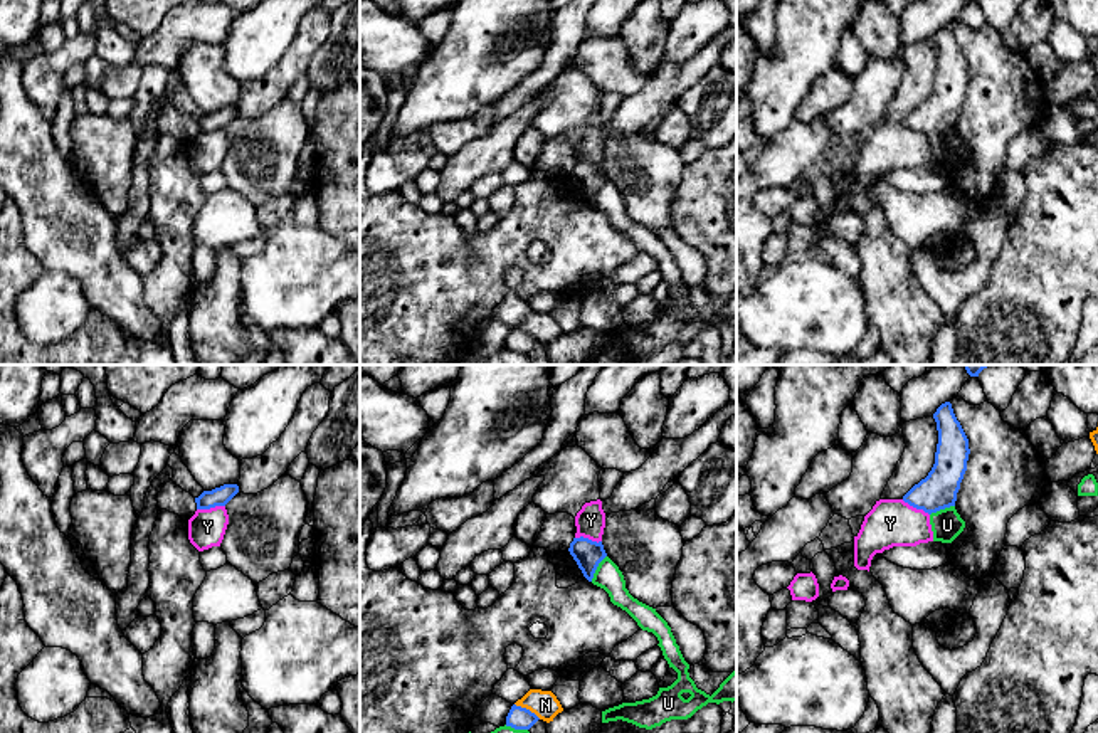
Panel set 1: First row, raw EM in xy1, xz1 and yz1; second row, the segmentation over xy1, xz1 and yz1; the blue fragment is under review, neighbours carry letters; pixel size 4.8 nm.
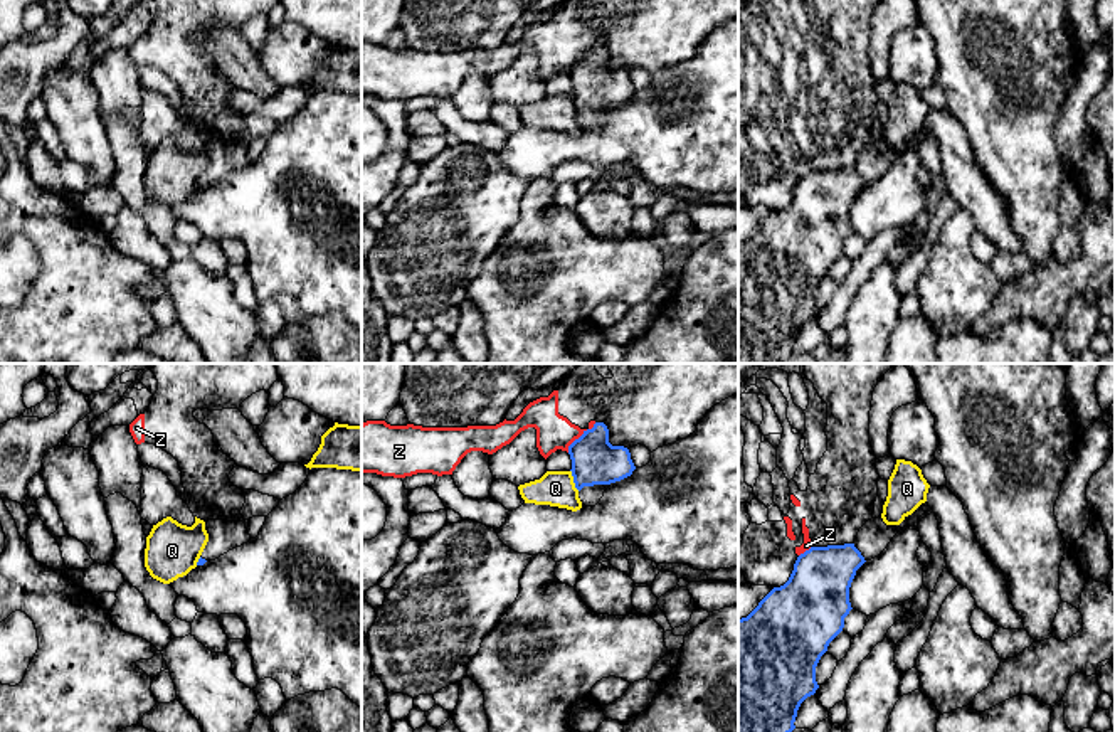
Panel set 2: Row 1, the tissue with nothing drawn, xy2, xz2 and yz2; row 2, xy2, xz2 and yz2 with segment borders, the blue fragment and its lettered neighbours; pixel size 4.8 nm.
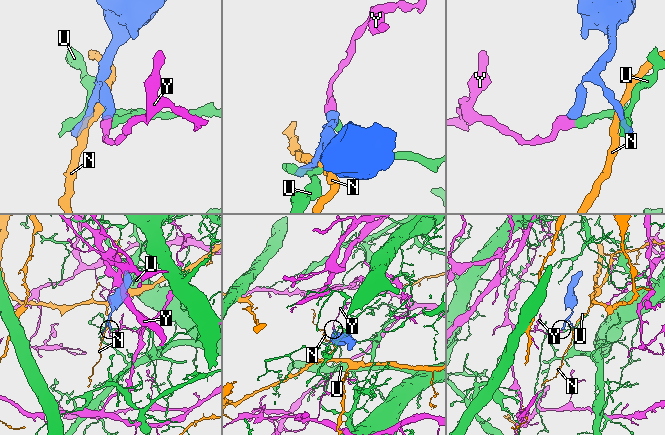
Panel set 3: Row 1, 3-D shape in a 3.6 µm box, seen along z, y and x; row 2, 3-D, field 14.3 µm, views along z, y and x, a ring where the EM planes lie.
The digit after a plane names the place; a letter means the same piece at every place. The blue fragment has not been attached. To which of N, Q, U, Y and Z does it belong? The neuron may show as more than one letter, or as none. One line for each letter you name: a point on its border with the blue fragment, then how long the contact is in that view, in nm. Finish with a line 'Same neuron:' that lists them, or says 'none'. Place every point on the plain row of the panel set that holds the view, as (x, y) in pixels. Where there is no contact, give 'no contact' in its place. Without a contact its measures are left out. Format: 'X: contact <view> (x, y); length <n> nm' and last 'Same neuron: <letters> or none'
Same neuron: none

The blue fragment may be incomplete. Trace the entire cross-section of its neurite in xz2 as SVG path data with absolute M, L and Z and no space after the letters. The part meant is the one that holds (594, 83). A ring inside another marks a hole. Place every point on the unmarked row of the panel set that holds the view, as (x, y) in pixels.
M604 45L584 54L568 69L568 77L573 106L585 130L595 130L612 106L631 99L636 93L629 72L609 66L609 52Z

